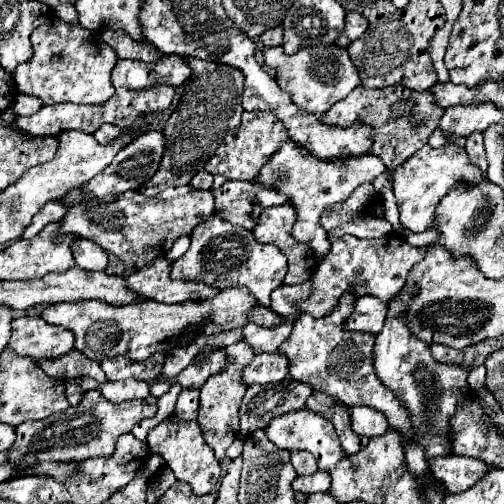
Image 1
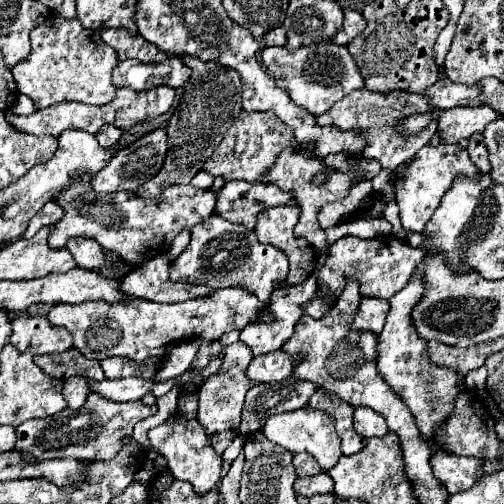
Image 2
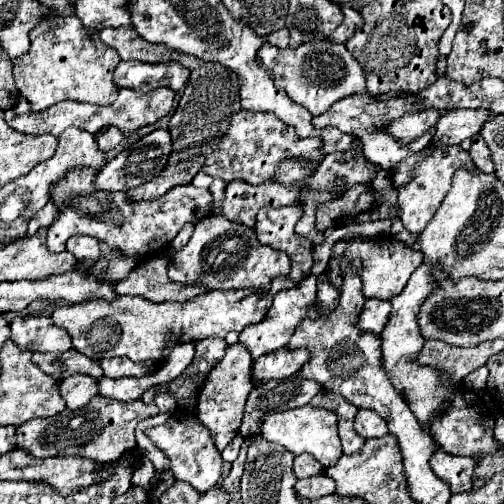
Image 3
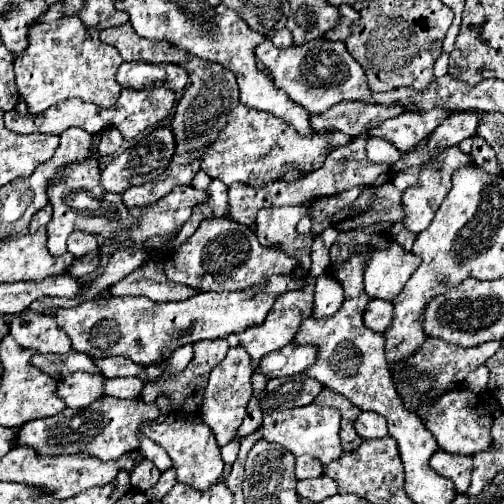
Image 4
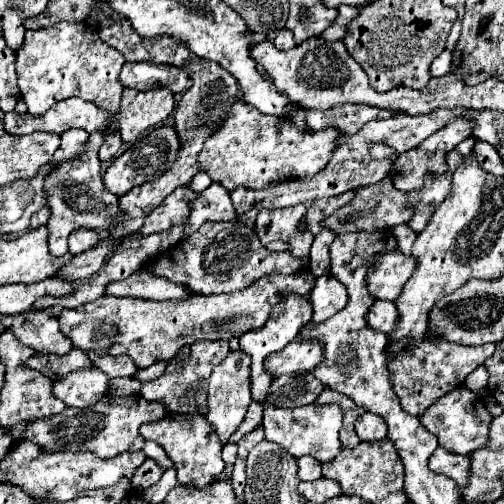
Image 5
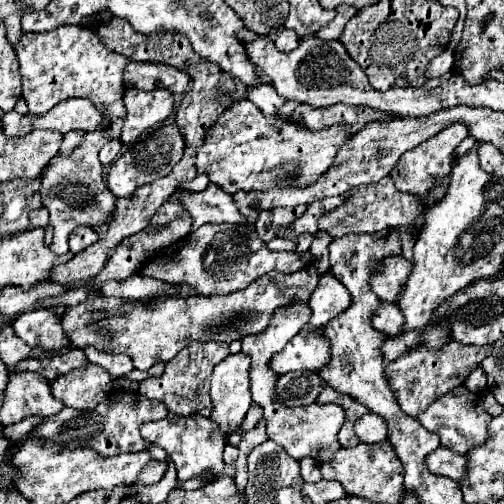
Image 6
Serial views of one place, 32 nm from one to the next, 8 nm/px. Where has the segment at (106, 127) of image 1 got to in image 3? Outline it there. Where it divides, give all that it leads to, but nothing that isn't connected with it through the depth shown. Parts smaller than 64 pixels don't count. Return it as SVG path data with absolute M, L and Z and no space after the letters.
M102 128L96 134L96 140L98 140L100 152L112 152L116 146L122 144L124 136L122 136L122 132L118 128Z

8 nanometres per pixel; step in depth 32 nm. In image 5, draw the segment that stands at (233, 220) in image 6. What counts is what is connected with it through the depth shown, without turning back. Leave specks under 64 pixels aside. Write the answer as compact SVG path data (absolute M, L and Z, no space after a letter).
M212 182L204 192L200 192L194 200L190 200L188 206L190 206L190 216L182 240L192 235L204 222L238 220L230 200L230 192L224 192L224 187L218 182Z

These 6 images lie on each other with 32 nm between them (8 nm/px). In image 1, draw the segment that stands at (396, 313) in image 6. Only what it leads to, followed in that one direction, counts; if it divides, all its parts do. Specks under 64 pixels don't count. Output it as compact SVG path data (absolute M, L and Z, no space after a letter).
M360 296L356 300L352 316L348 318L346 328L358 330L358 332L378 334L380 328L384 326L386 312L388 312L388 302L374 298L374 296Z

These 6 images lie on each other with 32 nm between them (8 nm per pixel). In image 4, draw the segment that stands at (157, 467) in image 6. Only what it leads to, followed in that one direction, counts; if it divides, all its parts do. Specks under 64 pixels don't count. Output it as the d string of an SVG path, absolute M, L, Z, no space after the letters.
M144 458L138 464L130 476L132 487L146 491L154 486L161 476L161 472L155 467L152 461Z

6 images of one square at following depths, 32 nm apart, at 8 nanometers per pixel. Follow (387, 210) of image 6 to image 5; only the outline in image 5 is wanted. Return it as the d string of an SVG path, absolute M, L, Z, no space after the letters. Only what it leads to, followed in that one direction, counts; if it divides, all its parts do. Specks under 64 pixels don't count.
M384 178L378 184L358 188L356 196L346 206L338 208L336 212L332 212L330 216L324 218L322 226L332 230L336 236L346 234L346 232L376 232L382 228L394 228L400 224L408 224L412 214L414 214L414 210L408 204L408 196L404 192L396 190L390 178Z

